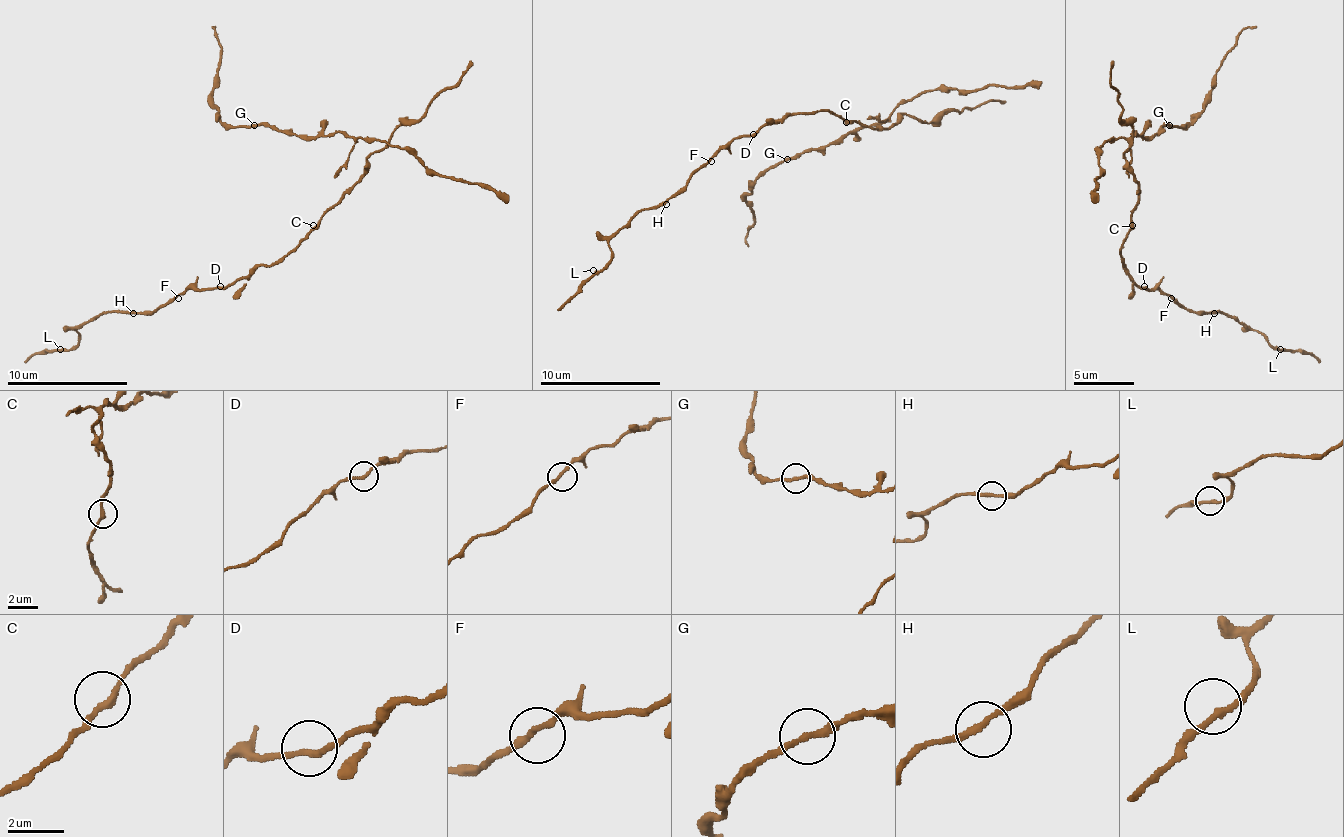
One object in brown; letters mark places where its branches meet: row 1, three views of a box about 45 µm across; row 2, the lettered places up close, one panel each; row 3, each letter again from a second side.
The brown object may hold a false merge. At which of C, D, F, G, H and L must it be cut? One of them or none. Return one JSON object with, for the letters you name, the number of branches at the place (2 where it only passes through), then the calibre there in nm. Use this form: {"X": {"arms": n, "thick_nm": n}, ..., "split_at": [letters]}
{"split_at": []}

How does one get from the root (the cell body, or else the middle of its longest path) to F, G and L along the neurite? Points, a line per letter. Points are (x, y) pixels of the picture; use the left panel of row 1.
F: (316, 225), (280, 258), (268, 265), (256, 265), (244, 277), (238, 277), (220, 289), (190, 289), (178, 298)
G: (316, 225), (365, 171), (374, 150), (371, 141), (341, 132), (295, 135), (283, 129), (253, 126)
L: (316, 225), (280, 258), (220, 289), (187, 289), (151, 313), (100, 313), (76, 331), (76, 346), (60, 349)

